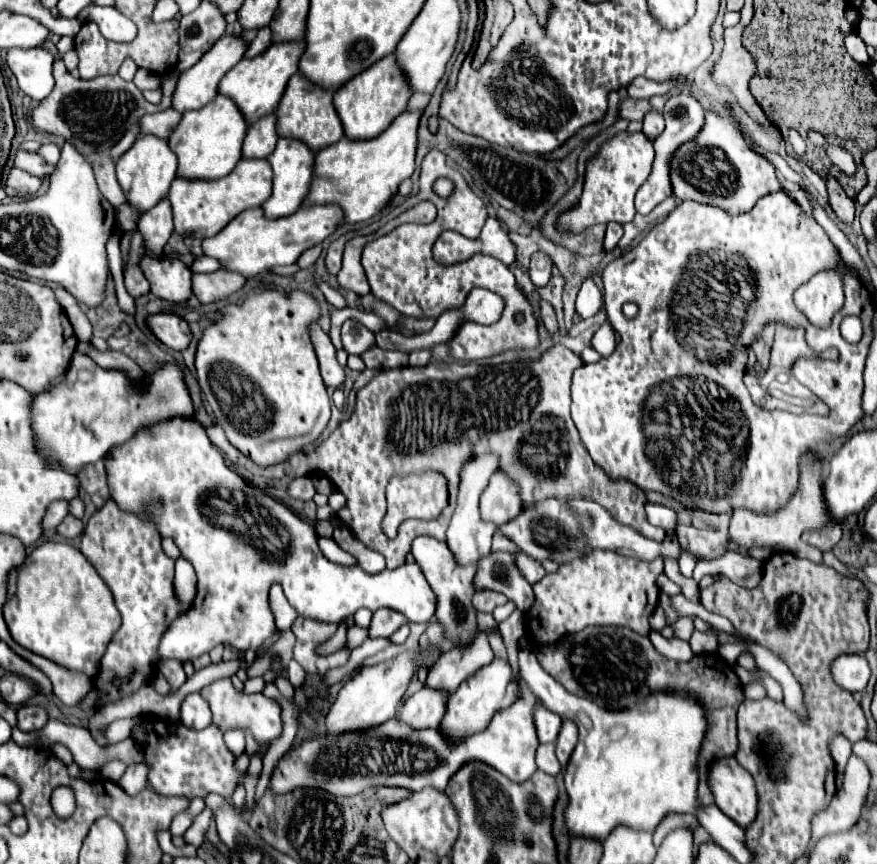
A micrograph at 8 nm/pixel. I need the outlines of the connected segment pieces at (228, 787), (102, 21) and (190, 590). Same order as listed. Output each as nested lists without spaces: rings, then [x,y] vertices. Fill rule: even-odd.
[[[148,723],[148,737],[144,741],[144,761],[150,763],[148,785],[160,795],[184,795],[184,797],[206,797],[208,793],[218,793],[226,799],[232,797],[236,783],[244,775],[236,775],[232,767],[232,753],[222,741],[222,731],[216,725],[210,725],[202,731],[184,727],[182,723]],[[160,731],[168,731],[166,737],[160,737]]]
[[[88,5],[84,11],[78,15],[80,21],[96,21],[102,35],[106,39],[116,42],[130,42],[137,35],[135,24],[124,15],[118,15],[114,7],[98,7],[98,5]]]
[[[182,555],[176,559],[174,587],[176,587],[176,591],[180,591],[178,597],[182,601],[186,601],[188,605],[194,601],[194,597],[196,597],[196,571],[194,571],[192,563],[188,559],[184,559]]]

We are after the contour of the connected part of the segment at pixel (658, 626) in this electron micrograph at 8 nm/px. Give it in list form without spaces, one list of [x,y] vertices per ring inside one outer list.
[[[657,607],[649,619],[650,626],[653,630],[661,631],[666,625],[666,617],[661,607]]]

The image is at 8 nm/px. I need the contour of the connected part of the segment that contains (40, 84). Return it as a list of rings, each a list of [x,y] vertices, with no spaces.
[[[10,49],[6,55],[6,63],[14,77],[18,79],[18,87],[34,101],[42,101],[50,95],[54,87],[52,79],[52,55],[44,49]]]

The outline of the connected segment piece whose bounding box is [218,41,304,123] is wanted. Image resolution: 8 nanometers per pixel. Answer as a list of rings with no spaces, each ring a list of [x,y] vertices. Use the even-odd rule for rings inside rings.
[[[304,41],[298,43],[276,43],[270,45],[262,55],[256,55],[252,59],[242,59],[238,65],[234,65],[220,81],[218,95],[224,95],[234,101],[234,105],[242,111],[244,119],[248,123],[256,123],[256,119],[274,113],[284,87],[288,79],[298,71],[298,59],[304,51]]]

